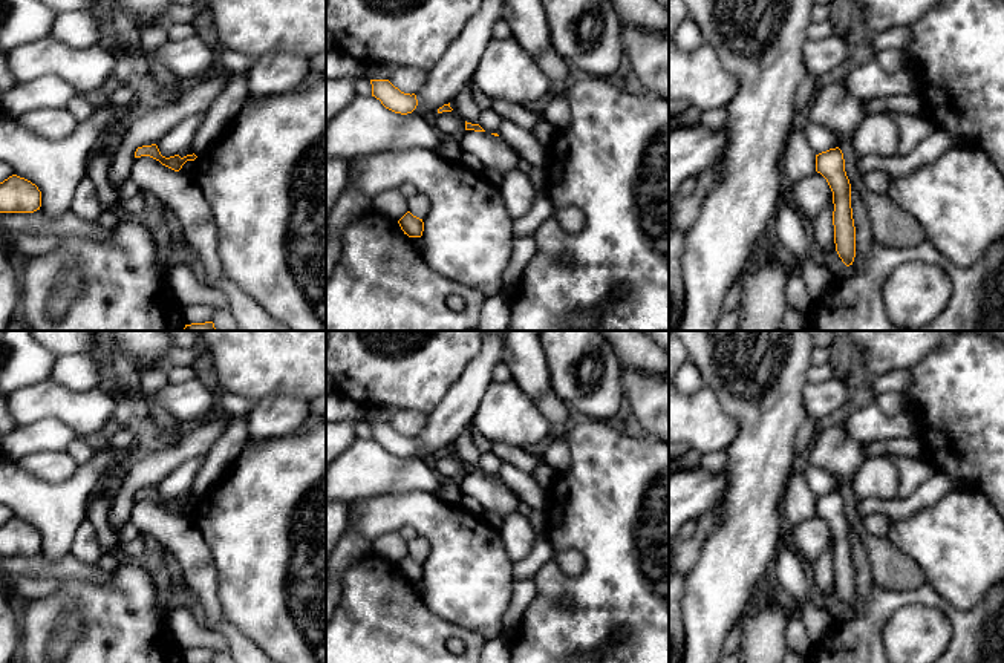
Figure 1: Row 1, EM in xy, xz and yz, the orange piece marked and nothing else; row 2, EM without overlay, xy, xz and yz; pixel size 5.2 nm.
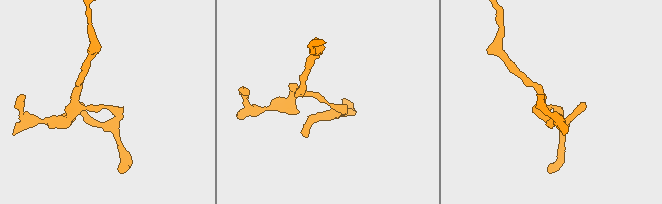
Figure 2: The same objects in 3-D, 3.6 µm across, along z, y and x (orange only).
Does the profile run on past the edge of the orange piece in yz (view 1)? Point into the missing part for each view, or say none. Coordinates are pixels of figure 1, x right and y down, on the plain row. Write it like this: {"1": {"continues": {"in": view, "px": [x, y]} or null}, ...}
{"1": {"continues": null}}

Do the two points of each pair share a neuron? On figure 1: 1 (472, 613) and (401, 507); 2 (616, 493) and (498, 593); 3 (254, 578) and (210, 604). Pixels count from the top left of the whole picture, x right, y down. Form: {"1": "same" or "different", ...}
{"1": "same", "2": "different", "3": "different"}

